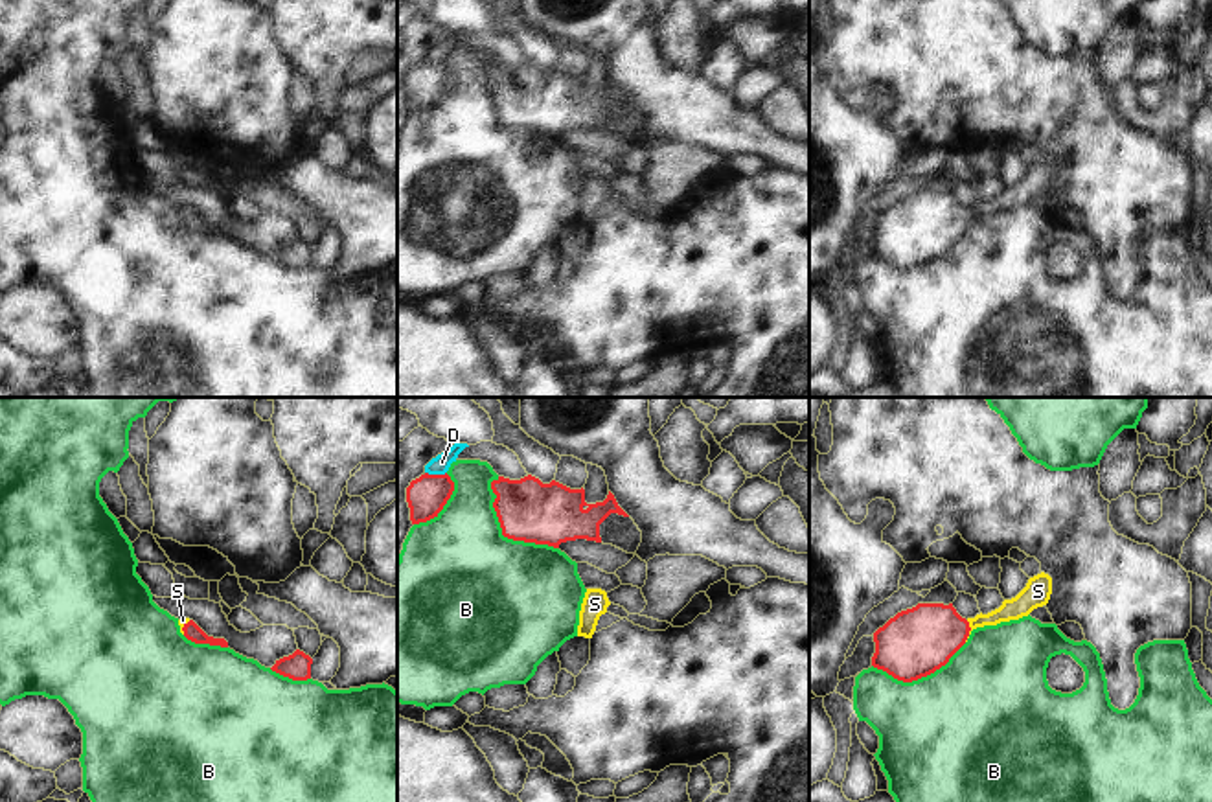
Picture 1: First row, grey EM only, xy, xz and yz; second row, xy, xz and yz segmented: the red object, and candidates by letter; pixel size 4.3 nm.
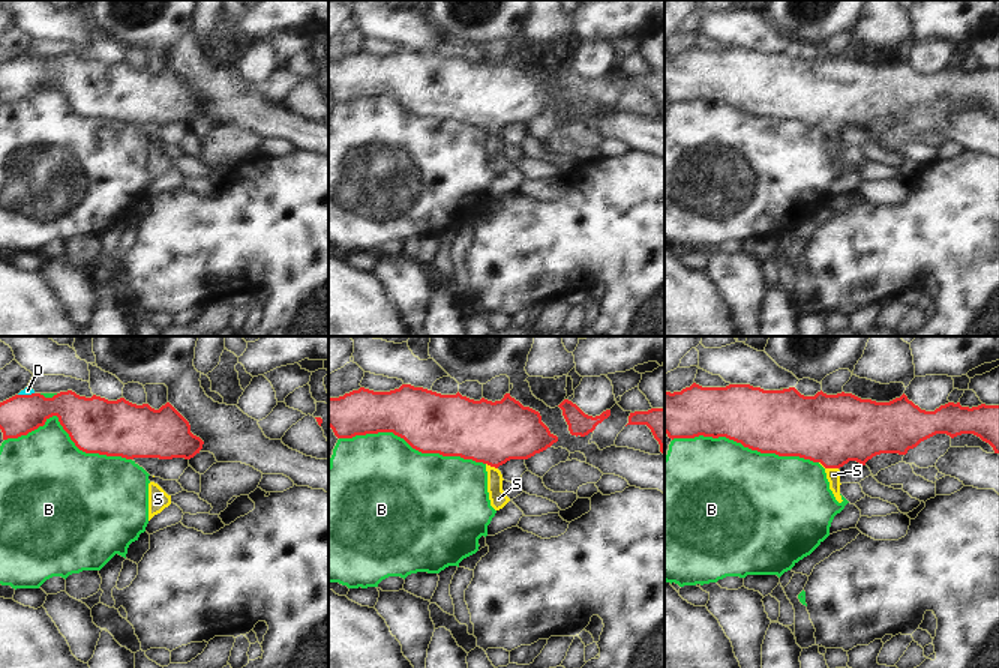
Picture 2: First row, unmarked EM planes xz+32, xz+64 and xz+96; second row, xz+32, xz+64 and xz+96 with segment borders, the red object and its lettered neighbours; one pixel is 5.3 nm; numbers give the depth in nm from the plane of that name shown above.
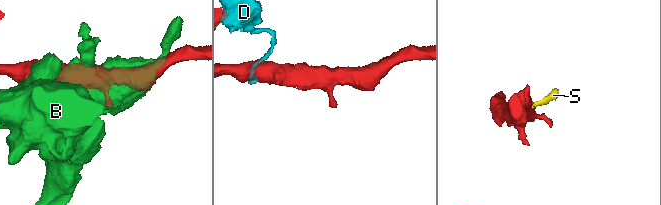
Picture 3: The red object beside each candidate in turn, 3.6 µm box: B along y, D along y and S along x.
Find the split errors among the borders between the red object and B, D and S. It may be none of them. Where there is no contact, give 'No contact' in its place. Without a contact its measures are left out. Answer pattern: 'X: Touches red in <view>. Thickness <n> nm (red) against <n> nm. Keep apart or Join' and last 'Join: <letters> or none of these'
B: Touches red in xz. Thickness 280 nm (red) against 500 nm. Keep apart
D: Touches red in xz. Thickness 170 nm (red) against 80 nm. Keep apart
S: Touches red in yz. Thickness 300 nm (red) against 100 nm. Join
Join: S

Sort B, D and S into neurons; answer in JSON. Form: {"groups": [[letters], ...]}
{"groups": [["B"], ["D"], ["S"]]}

